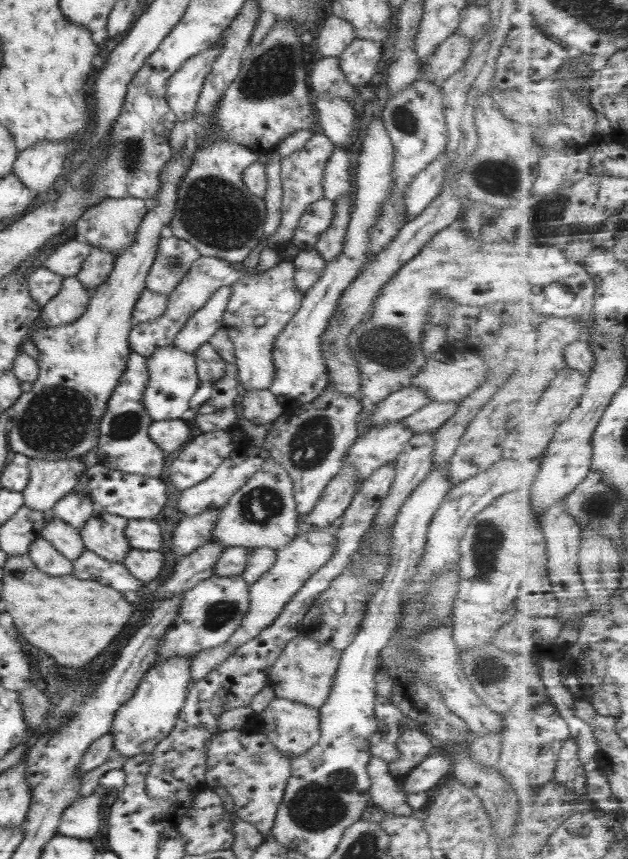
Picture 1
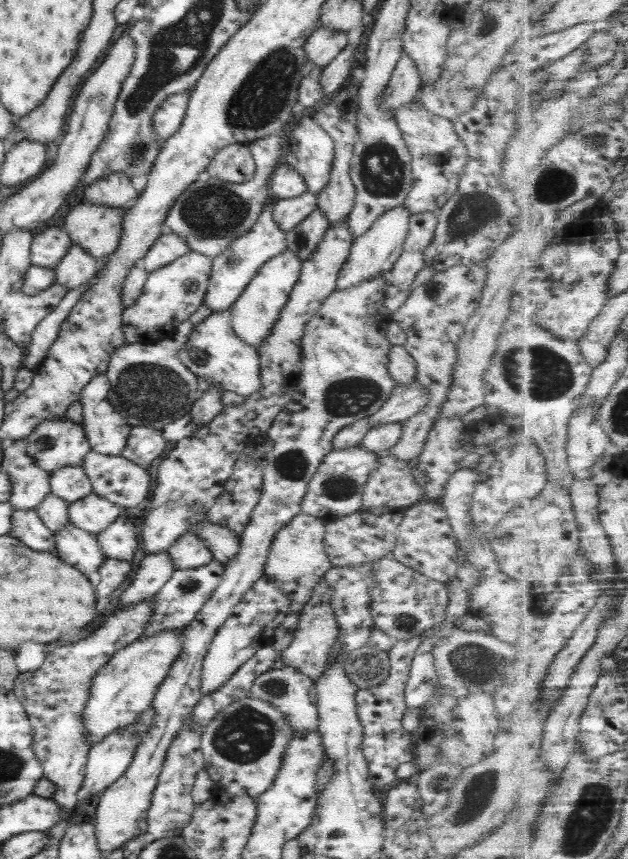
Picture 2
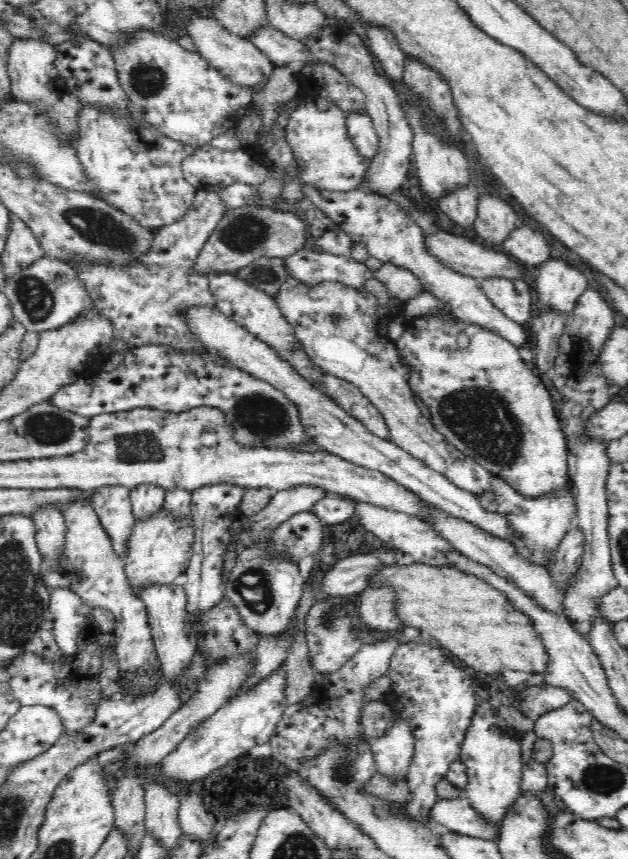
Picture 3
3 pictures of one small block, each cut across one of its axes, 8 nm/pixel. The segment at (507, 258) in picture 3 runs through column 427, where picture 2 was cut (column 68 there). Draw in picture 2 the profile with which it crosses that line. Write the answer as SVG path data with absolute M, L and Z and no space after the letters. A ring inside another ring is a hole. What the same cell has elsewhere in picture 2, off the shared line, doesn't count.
M45 228L35 231L29 246L30 264L49 267L53 269L59 259L67 253L67 247L71 245L68 234L59 228Z

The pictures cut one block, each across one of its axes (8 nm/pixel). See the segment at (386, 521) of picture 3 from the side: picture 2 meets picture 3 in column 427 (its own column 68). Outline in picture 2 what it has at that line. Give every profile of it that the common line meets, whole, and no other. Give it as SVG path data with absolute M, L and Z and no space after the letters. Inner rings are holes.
M67 522L65 527L52 532L56 557L84 575L97 571L105 554L101 552L94 534Z

